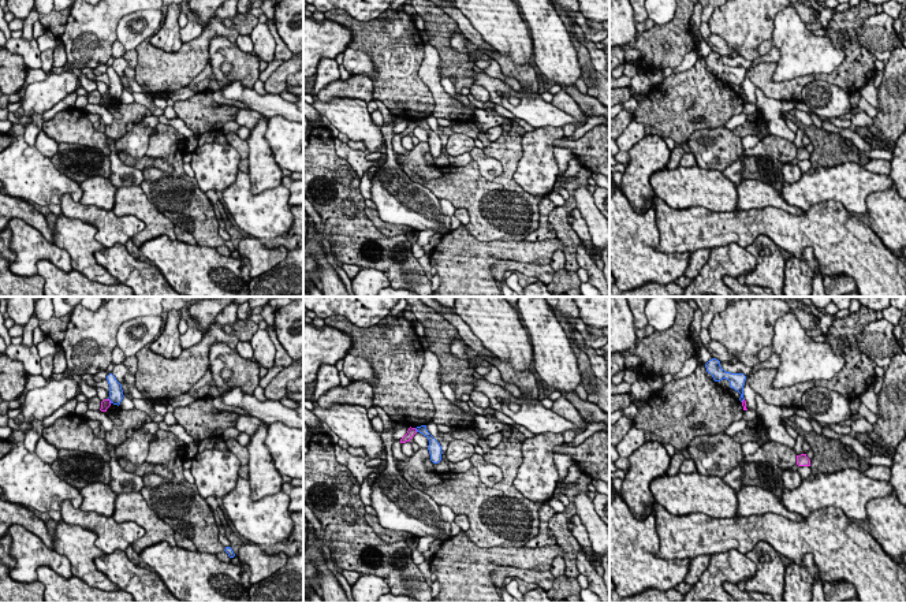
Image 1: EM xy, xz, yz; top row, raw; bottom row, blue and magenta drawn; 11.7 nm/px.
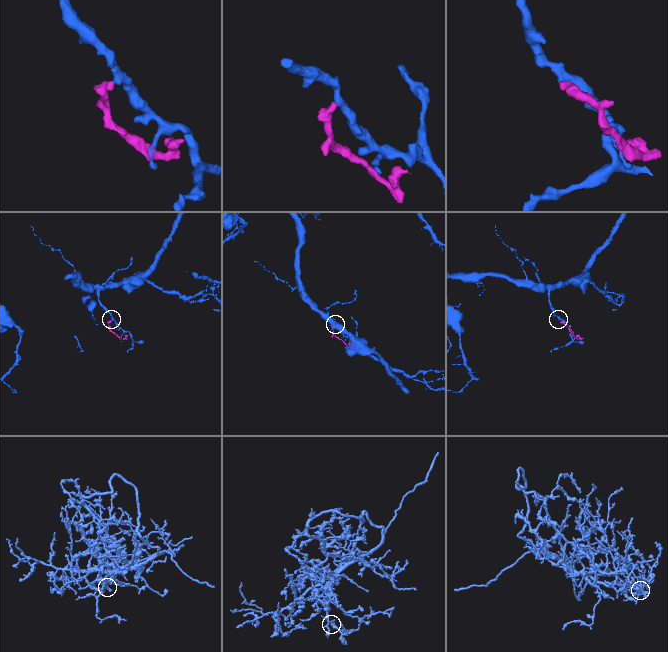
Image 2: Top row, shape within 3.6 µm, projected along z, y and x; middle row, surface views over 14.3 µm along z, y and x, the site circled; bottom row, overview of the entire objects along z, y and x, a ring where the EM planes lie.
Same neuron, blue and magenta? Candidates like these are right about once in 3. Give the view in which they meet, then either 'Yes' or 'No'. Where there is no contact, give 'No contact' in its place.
Touches blue in xz. No

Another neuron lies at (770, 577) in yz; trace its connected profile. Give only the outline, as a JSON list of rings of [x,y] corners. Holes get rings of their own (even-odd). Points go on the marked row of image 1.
[[[760,541],[753,551],[745,554],[754,562],[757,572],[737,587],[743,592],[769,595],[776,603],[784,603],[784,563],[779,552],[767,541]]]

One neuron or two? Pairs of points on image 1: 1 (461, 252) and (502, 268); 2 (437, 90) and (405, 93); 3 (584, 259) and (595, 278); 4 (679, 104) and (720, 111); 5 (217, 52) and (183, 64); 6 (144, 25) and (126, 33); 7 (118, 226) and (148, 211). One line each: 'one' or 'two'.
1: two
2: two
3: one
4: one
5: two
6: one
7: two

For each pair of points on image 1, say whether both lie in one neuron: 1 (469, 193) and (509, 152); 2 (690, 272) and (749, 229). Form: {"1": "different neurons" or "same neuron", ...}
{"1": "same neuron", "2": "different neurons"}

